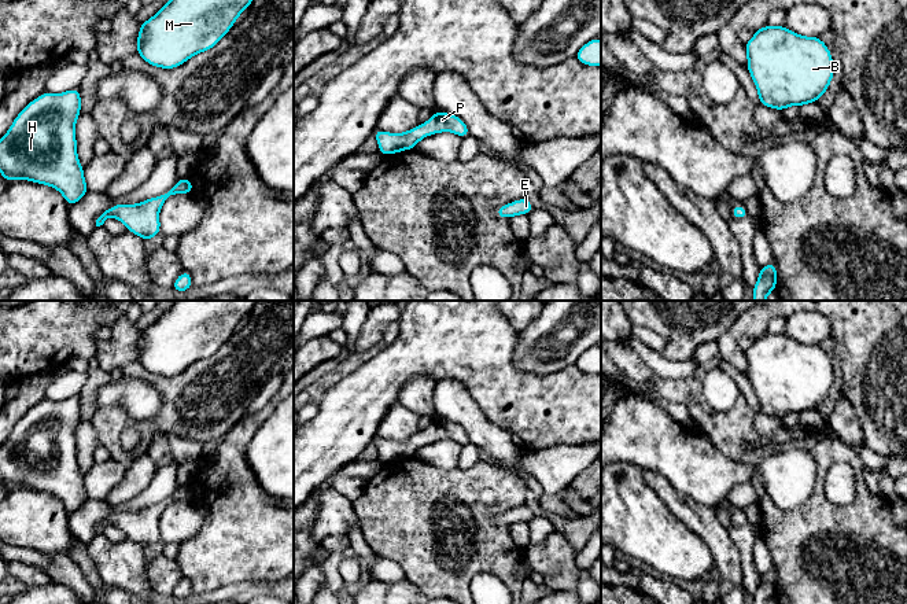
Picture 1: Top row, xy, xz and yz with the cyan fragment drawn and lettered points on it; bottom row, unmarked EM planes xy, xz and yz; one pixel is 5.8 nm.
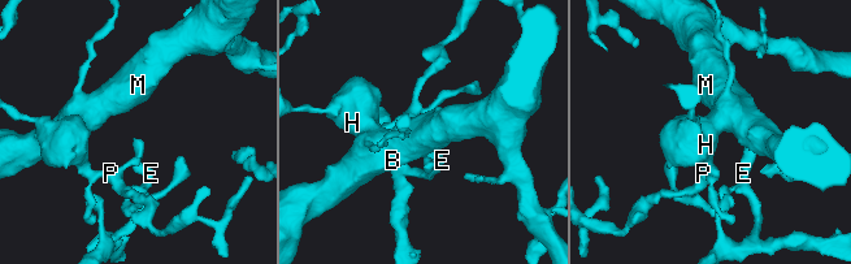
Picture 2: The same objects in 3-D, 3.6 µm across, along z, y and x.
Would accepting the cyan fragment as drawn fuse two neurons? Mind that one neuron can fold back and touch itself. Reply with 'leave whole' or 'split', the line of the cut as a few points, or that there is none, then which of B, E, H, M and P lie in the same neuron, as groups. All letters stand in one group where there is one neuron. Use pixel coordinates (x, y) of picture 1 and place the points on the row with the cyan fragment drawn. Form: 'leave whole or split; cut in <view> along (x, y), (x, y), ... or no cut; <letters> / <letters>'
leave whole; no cut; B E H M P

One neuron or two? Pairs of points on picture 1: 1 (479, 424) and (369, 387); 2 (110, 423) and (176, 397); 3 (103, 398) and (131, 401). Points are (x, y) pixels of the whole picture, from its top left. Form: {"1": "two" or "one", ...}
{"1": "two", "2": "one", "3": "one"}

